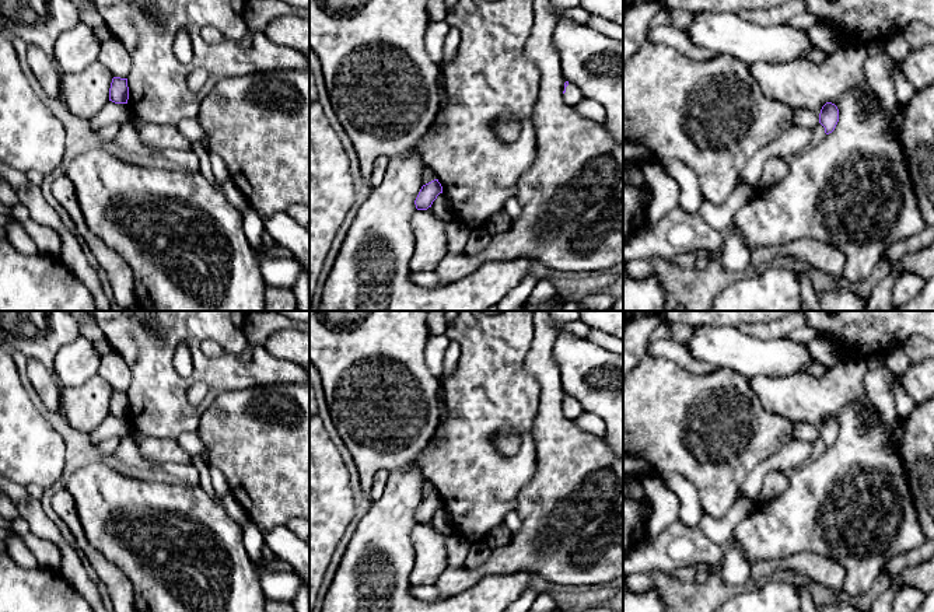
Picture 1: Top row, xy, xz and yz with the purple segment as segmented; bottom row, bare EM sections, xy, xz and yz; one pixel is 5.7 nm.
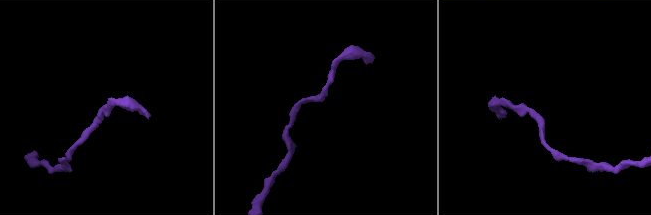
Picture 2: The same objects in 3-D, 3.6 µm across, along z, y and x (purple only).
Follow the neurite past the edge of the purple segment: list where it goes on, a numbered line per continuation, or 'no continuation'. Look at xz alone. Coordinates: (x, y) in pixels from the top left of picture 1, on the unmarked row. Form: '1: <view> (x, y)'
1: xz (573, 409)

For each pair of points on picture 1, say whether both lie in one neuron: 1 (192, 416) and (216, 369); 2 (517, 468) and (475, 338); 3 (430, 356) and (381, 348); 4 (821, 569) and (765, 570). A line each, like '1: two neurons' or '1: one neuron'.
1: one neuron
2: one neuron
3: two neurons
4: one neuron

